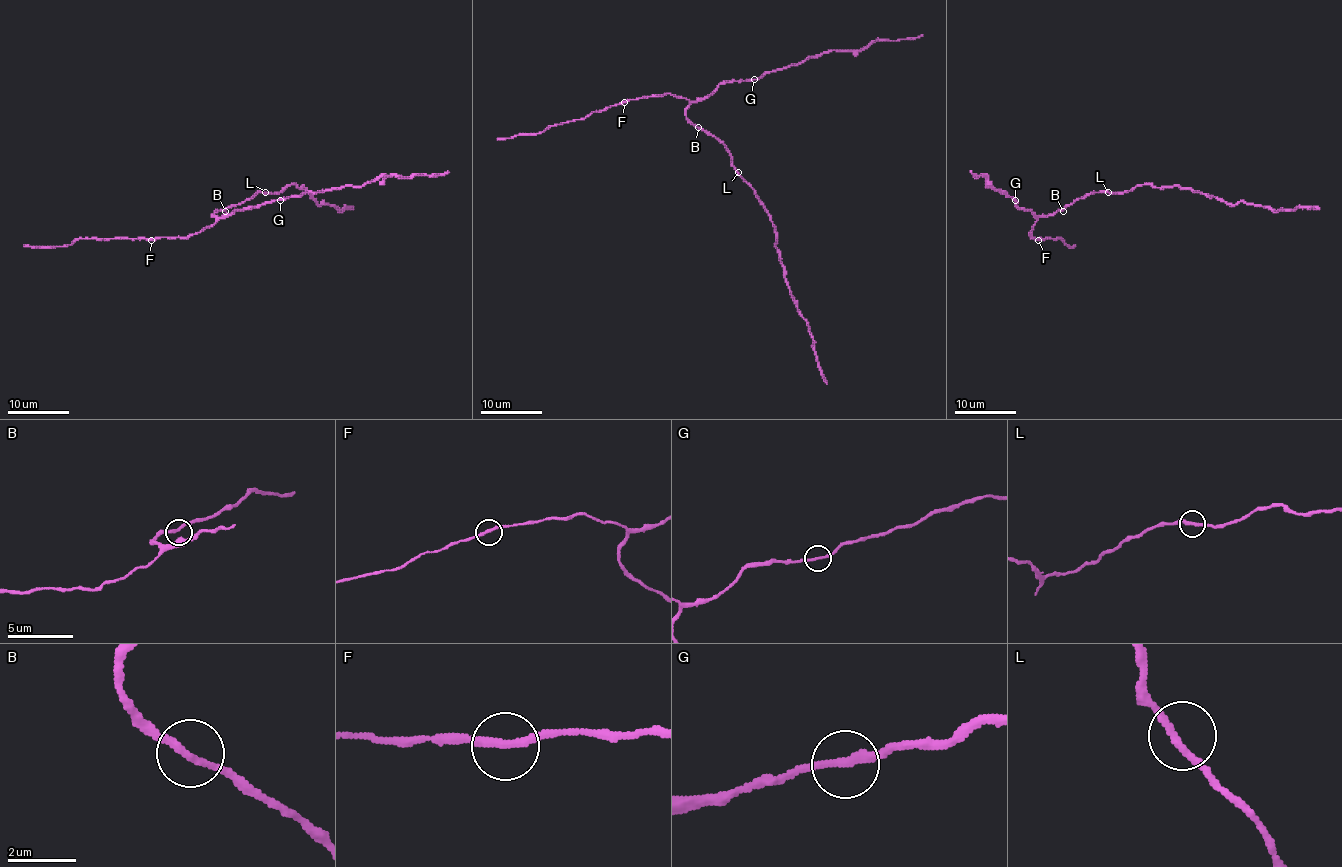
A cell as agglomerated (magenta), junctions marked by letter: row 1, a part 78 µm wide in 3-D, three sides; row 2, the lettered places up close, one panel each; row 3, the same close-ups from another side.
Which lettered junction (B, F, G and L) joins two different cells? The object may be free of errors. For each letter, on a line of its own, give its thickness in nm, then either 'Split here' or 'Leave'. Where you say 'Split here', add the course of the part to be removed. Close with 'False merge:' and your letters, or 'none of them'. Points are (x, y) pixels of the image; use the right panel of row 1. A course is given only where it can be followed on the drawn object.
B: Thickness 220 nm. Leave
F: Thickness 220 nm. Leave
G: Thickness 220 nm. Leave
L: Thickness 220 nm. Leave
False merge: none of them

